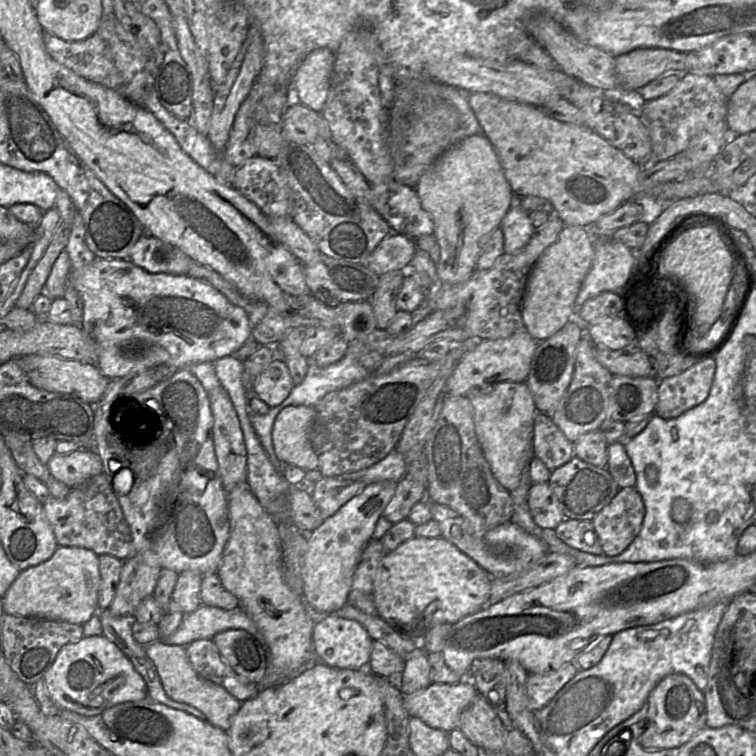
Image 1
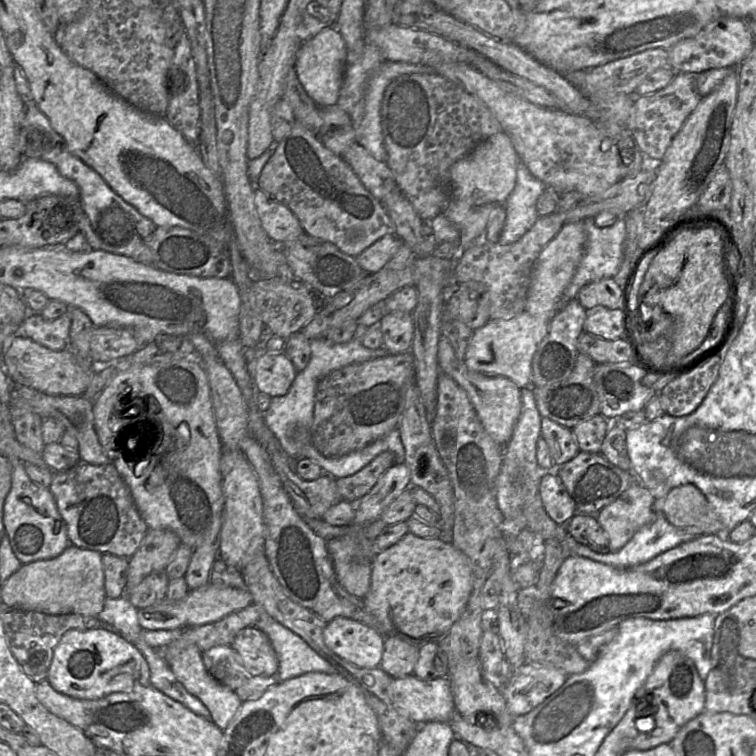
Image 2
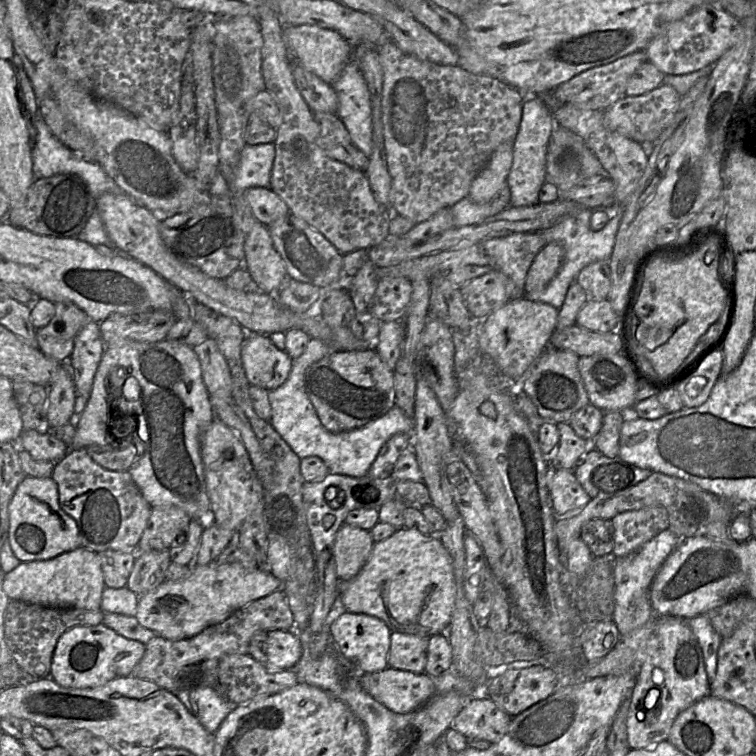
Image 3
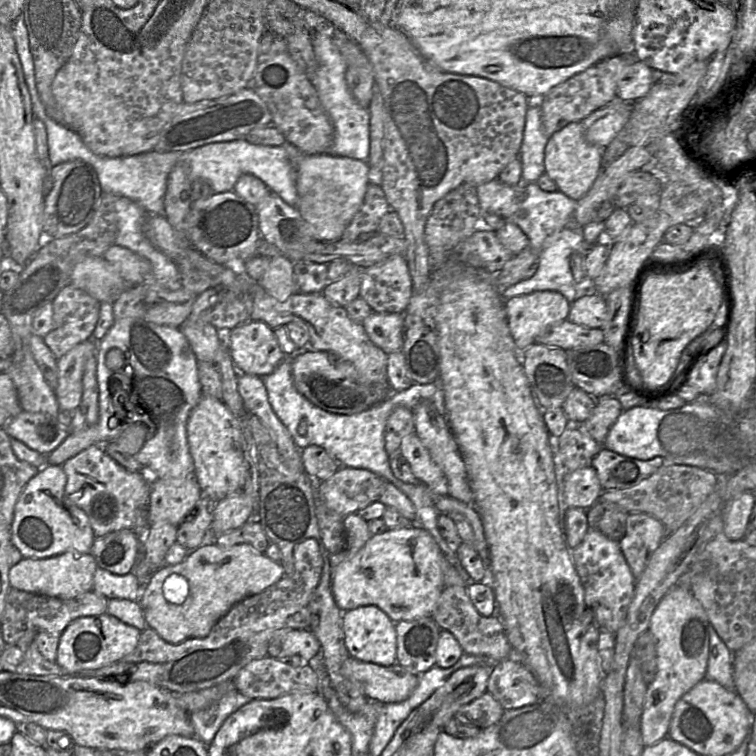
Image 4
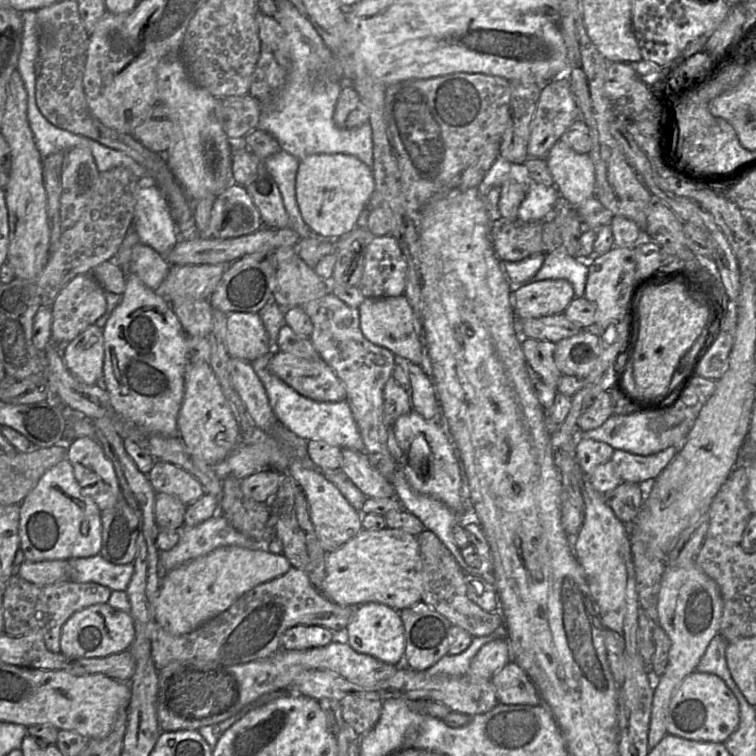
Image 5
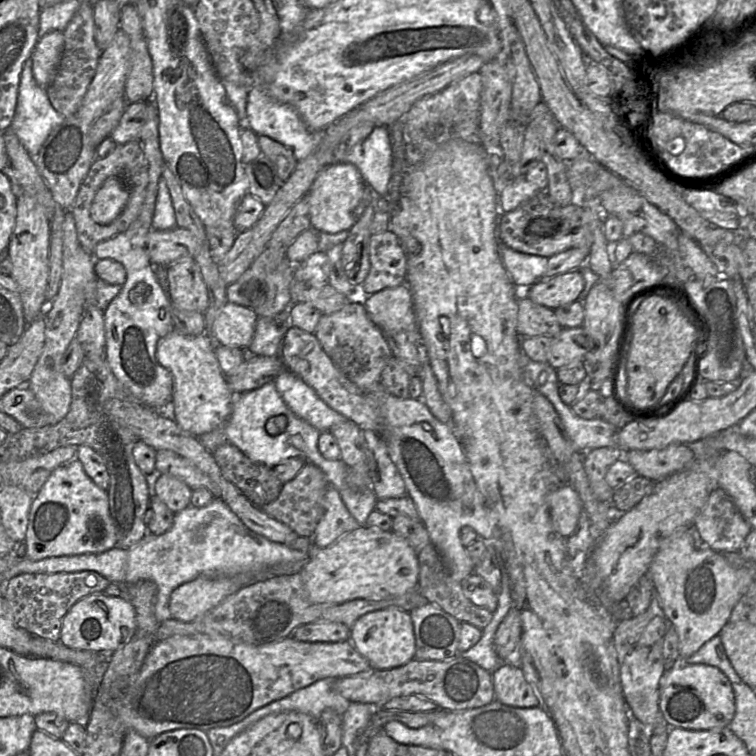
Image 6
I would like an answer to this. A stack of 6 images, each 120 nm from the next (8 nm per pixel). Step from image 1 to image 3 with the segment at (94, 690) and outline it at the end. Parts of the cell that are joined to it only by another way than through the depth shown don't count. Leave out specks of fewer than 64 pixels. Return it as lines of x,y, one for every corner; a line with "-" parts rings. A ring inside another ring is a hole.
103,623
96,626
75,626
65,631
56,644
50,677
66,688
100,687
115,678
130,676
144,652
145,644
119,635

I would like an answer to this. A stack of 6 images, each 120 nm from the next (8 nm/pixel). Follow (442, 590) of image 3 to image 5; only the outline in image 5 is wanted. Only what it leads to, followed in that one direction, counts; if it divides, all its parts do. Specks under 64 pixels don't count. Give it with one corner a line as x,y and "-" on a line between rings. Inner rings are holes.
387,527
382,530
363,530
362,529
361,531
359,531
357,535
351,538
343,546
341,546
340,548
338,548
333,552
327,553
326,555
326,576
322,583
320,592
329,600
331,600
332,602
340,606
349,606
349,607
355,608
365,603
380,603
400,612
401,610
409,608
415,605
416,603
418,603
419,601
421,601
422,590
423,590
422,561
420,557
417,537
409,533
406,533
402,530
389,529

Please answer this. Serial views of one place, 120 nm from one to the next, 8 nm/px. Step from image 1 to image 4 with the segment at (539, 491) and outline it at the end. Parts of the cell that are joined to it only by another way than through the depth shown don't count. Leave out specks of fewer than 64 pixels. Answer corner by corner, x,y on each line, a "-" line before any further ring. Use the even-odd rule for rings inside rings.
592,466
576,469
559,482
559,496
564,508
589,509
598,501
603,489

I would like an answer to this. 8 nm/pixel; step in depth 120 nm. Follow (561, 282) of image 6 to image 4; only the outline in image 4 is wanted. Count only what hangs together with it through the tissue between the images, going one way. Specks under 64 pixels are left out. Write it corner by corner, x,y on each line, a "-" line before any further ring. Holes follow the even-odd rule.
550,290
505,299
507,323
517,351
523,352
551,327
566,320
570,305
561,293

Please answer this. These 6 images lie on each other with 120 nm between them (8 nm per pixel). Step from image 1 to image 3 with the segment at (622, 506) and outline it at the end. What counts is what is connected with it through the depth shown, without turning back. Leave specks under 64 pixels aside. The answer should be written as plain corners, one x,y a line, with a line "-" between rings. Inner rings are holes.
661,506
622,512
614,516
611,523
614,529
614,558
633,553
669,527
667,511

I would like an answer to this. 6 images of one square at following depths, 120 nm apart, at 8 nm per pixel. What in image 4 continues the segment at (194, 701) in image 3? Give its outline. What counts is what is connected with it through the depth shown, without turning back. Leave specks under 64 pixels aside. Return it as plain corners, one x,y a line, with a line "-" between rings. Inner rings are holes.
234,689
226,692
208,708
193,712
189,717
196,737
208,745
214,739
223,722
233,712
250,701
250,698

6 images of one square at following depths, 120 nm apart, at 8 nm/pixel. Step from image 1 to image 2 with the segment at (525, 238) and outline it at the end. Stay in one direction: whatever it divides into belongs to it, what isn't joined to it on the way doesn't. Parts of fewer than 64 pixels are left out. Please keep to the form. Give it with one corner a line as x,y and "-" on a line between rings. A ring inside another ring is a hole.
519,159
516,184
505,203
506,221
499,243
514,243
533,227
540,217
537,200
545,189
546,185

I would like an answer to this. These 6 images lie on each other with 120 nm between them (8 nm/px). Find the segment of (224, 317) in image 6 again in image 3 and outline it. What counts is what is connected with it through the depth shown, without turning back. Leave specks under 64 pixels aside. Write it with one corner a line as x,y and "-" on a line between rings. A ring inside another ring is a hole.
268,334
247,335
242,343
241,359
250,385
268,391
281,386
292,367
292,359
288,353
278,349

